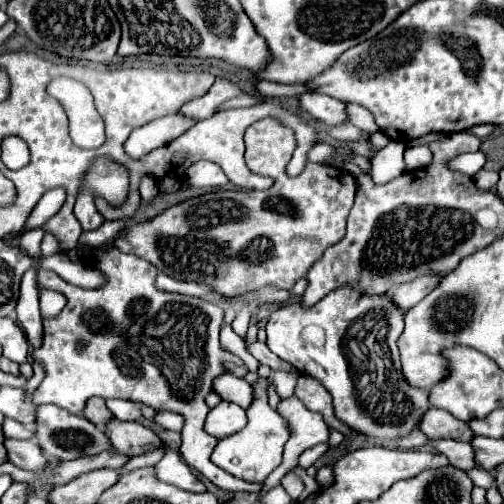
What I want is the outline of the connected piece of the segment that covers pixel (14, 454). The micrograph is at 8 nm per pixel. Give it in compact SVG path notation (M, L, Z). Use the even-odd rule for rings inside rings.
M6 439L6 449L8 449L8 461L18 465L20 469L26 471L42 471L48 465L48 459L44 457L44 451L40 449L38 441L28 439L28 441L16 441L16 439Z

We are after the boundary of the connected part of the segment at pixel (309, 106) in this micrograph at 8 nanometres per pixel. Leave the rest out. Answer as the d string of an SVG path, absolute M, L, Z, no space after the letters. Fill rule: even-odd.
M302 95L300 105L304 111L308 111L314 119L324 121L330 127L336 127L344 121L348 121L346 103L332 99L328 95Z

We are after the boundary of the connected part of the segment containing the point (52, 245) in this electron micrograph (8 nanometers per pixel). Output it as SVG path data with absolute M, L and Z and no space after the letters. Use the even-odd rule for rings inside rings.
M46 233L44 239L42 239L42 255L48 257L48 255L56 255L56 253L60 253L60 251L62 251L62 249L60 249L58 239L56 239L52 233Z

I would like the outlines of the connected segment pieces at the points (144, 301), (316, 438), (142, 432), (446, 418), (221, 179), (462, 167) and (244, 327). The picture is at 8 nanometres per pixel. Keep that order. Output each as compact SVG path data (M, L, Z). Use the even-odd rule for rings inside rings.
M120 249L100 251L94 259L94 265L100 271L114 269L114 277L106 275L108 281L104 287L86 289L66 283L62 277L51 274L50 271L38 271L38 285L42 289L52 289L62 293L68 299L68 303L58 317L44 321L42 347L38 347L32 355L36 361L42 361L46 369L44 381L38 385L38 389L32 395L34 405L58 405L74 415L82 415L84 405L90 397L102 397L102 399L118 397L118 399L130 399L142 405L150 405L154 409L180 413L186 417L186 425L182 429L182 447L180 447L184 461L196 471L200 471L204 477L208 477L220 489L258 493L262 489L262 483L240 481L210 461L210 455L218 439L210 437L204 431L204 421L210 411L206 405L206 395L212 393L212 381L228 373L224 367L226 361L234 365L244 365L238 357L234 357L232 353L220 347L218 335L220 335L220 325L224 315L222 309L210 301L158 291L154 287L156 267L152 267L144 259L138 259L136 255L126 255Z
M296 395L288 397L288 399L280 399L276 411L288 419L288 423L292 427L292 437L288 439L288 443L284 447L282 465L264 481L264 491L276 487L288 471L298 467L298 457L306 449L328 441L328 425L324 423L322 415L310 411Z
M112 419L106 425L106 433L118 453L124 453L126 457L148 453L156 447L162 447L164 441L146 425L138 421L118 421Z
M432 407L420 421L420 429L432 439L454 439L454 441L472 441L474 433L468 423L452 417L444 409Z
M198 161L196 165L190 165L186 177L190 185L204 187L204 189L224 187L228 183L228 177L224 175L224 171L216 163L210 163L210 161Z
M474 151L474 153L460 153L456 155L456 161L448 161L448 169L454 169L458 173L464 175L476 175L486 163L486 155L482 151Z
M243 307L231 324L233 330L242 338L245 338L247 334L251 316L252 312L250 309Z

